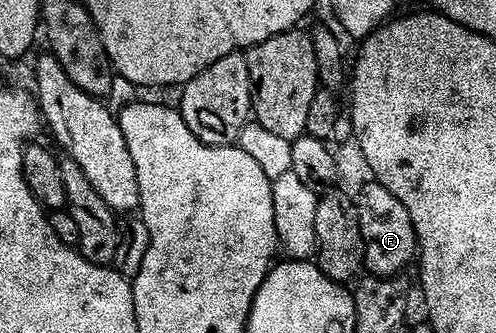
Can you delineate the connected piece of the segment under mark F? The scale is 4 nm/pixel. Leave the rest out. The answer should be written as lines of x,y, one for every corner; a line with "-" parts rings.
376,181
364,185
359,192
358,209
356,215
359,218
365,245
365,267
378,276
397,276
403,273
403,269
410,260
415,259
418,252
418,241
414,230
413,220
409,211
402,202
395,198
385,187

